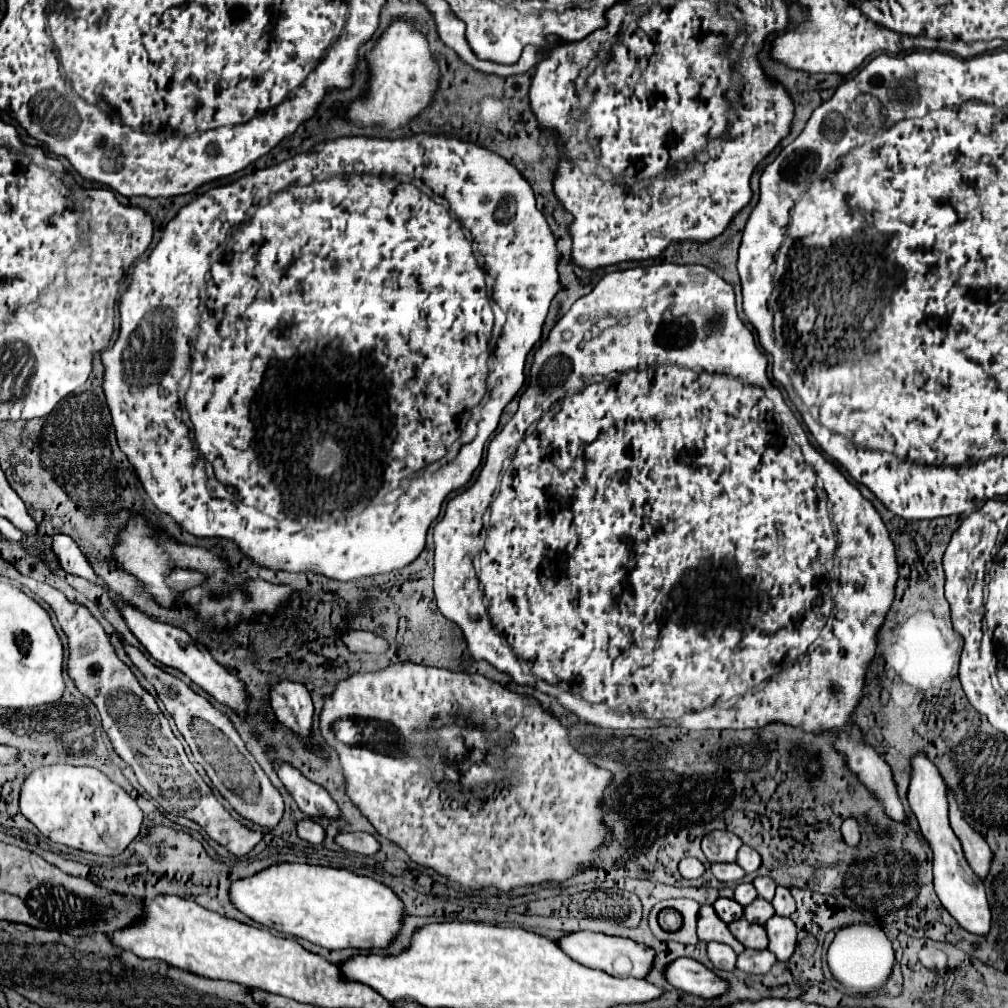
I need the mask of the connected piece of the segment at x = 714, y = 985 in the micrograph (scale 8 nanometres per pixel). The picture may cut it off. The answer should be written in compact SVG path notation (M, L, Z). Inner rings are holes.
M681 958L665 970L667 980L671 986L687 992L701 996L705 1000L719 998L729 990L729 982L715 976L709 968L705 968L701 962L695 962L691 958Z

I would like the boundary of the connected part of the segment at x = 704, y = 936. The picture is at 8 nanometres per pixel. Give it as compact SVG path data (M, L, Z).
M701 906L699 920L697 920L697 936L703 942L711 942L711 940L723 942L723 944L731 946L735 950L735 954L741 954L745 950L745 946L729 932L727 924L717 916L713 906Z

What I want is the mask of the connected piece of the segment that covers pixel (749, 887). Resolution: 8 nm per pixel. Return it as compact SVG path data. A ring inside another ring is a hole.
M739 884L735 888L735 900L741 906L749 906L755 898L757 898L757 892L755 892L755 886L753 884Z

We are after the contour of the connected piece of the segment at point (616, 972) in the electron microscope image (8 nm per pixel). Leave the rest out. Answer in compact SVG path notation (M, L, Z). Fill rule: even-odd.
M573 932L573 934L567 934L565 938L561 938L559 942L561 942L561 948L573 960L577 960L589 968L603 970L617 978L625 978L625 976L647 978L647 974L653 968L653 960L655 960L655 952L649 946L629 940L629 938L621 938L621 936L607 936L607 934L595 934L595 932Z

